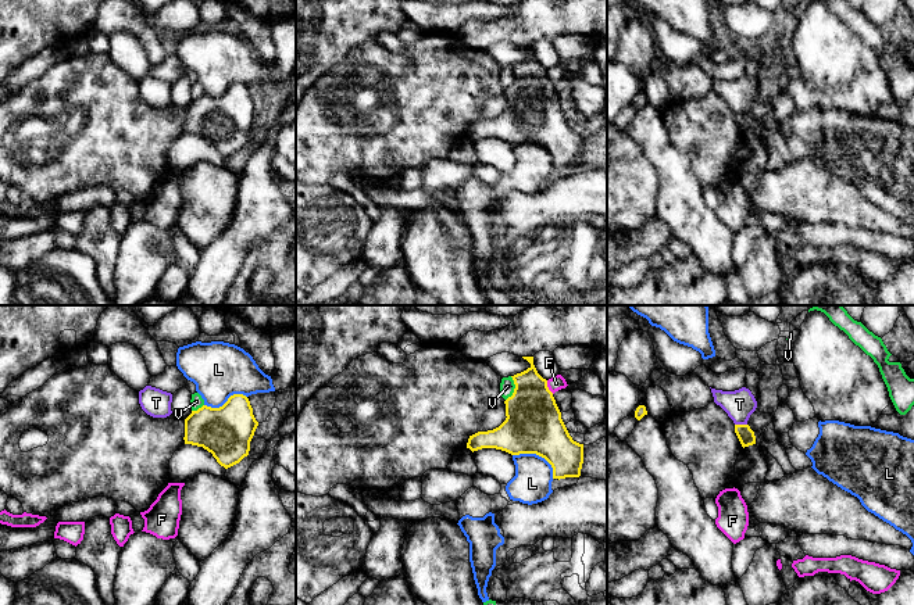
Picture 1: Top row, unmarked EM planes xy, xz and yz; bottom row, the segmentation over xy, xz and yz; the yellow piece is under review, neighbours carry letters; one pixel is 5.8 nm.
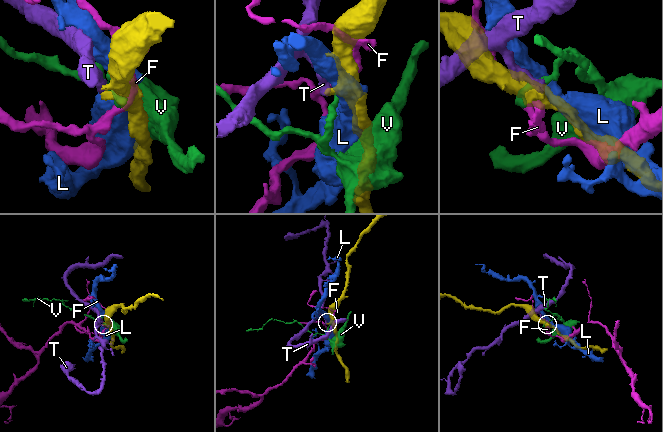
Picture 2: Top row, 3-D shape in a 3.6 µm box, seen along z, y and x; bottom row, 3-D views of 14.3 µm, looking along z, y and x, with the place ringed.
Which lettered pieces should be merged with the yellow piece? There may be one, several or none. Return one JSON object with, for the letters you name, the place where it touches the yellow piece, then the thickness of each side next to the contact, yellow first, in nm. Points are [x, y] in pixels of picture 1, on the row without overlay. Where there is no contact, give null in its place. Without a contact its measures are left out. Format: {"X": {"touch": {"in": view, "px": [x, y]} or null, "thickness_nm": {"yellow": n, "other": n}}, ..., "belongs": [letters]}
{"belongs": []}

